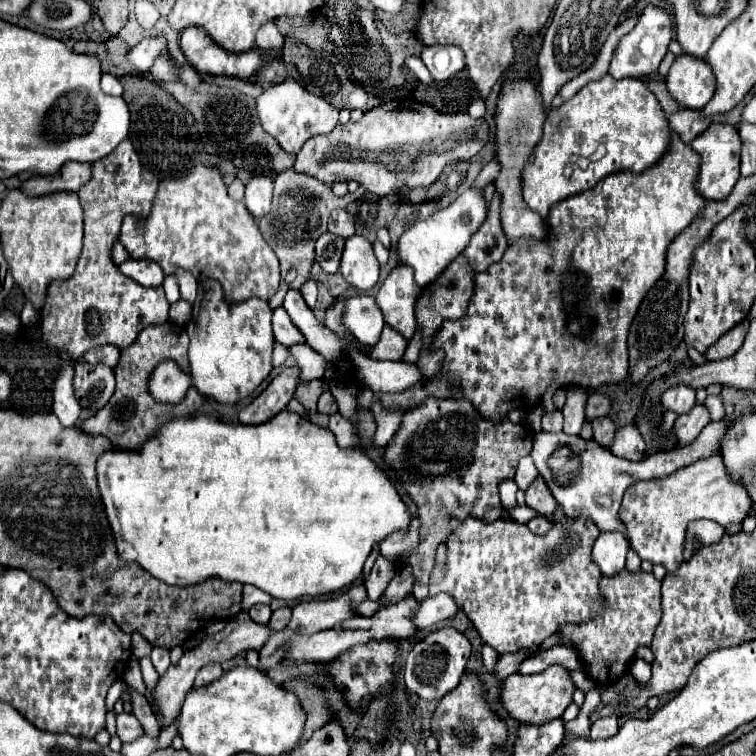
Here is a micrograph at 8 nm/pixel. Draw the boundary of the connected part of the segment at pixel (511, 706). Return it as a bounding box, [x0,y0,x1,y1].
[502,665,576,725]

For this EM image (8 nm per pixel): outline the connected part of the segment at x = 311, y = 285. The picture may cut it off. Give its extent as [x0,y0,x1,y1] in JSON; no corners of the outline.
[302,279,318,309]

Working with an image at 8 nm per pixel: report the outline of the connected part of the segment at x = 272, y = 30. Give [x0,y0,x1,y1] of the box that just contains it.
[256,21,284,49]

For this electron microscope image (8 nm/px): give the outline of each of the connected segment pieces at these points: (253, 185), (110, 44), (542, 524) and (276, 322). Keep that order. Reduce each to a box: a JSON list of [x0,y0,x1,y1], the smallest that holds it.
[[244,175,272,219],[74,37,148,79],[526,517,554,535],[272,307,304,347]]

